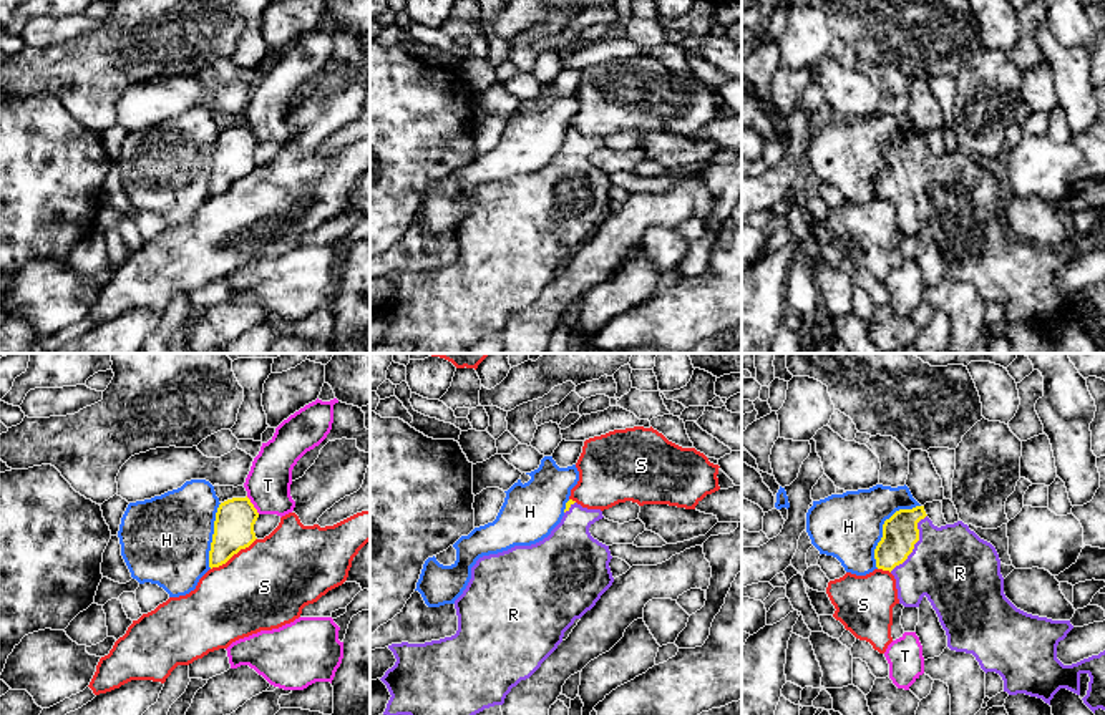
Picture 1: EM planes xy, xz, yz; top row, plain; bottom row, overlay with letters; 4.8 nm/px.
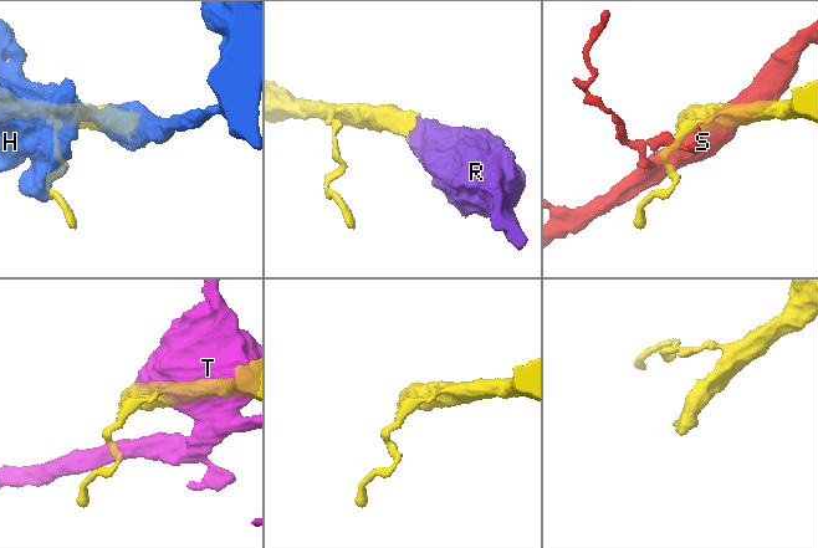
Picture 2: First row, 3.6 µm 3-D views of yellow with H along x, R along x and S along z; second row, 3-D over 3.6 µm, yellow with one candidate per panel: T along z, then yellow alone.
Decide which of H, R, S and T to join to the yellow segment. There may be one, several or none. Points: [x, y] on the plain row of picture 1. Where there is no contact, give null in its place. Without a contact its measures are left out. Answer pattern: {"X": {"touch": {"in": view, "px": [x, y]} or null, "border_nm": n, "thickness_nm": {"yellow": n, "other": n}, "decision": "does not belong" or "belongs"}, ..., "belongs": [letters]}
{"H": {"touch": {"in": "yz", "px": [883, 156]}, "border_nm": 380, "thickness_nm": {"yellow": 180, "other": 320}, "decision": "does not belong"}, "R": {"touch": {"in": "yz", "px": [915, 171]}, "border_nm": 340, "thickness_nm": {"yellow": 180, "other": 400}, "decision": "belongs"}, "S": {"touch": {"in": "xy", "px": [233, 183]}, "border_nm": 280, "thickness_nm": {"yellow": 190, "other": 420}, "decision": "does not belong"}, "T": {"touch": {"in": "xy", "px": [253, 133]}, "border_nm": 110, "thickness_nm": {"yellow": 190, "other": 220}, "decision": "does not belong"}, "belongs": ["R"]}

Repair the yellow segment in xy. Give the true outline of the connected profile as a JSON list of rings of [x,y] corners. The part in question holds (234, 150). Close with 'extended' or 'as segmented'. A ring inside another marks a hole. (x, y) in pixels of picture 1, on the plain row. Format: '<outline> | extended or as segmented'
[[[247,124],[219,133],[209,179],[211,197],[226,192],[234,182],[257,168],[254,161],[257,146],[259,141]]] | as segmented

